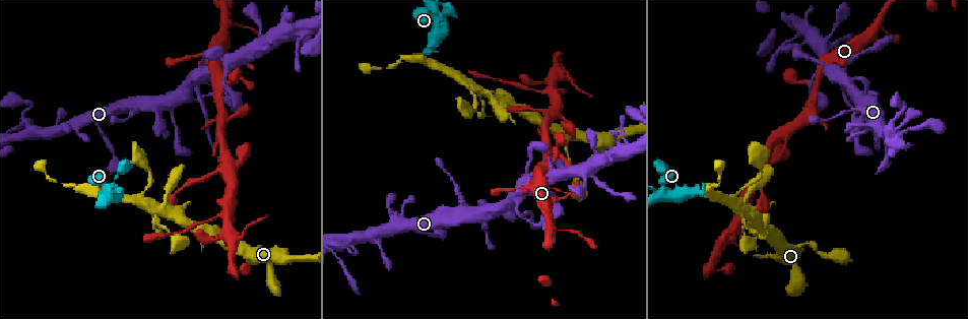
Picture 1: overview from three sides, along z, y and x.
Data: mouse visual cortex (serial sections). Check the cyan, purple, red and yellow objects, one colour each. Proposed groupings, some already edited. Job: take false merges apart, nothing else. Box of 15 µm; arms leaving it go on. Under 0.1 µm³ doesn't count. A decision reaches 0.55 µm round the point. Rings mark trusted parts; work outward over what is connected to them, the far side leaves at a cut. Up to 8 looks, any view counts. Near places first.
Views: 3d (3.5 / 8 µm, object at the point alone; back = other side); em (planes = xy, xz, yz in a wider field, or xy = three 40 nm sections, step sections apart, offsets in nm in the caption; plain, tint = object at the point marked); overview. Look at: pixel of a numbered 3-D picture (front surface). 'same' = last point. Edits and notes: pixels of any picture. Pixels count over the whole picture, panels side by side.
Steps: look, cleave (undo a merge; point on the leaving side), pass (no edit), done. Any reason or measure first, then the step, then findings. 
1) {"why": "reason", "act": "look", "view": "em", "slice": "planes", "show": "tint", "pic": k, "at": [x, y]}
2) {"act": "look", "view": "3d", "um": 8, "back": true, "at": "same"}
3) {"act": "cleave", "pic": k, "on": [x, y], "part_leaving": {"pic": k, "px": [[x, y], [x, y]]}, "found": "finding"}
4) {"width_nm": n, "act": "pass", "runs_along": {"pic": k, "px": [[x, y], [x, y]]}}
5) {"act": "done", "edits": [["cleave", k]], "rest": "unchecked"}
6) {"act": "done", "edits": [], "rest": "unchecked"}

{"why": "thin arm on a thick one", "act": "look", "view": "3d", "um": 3.5, "pic": 1, "at": [226, 214]}

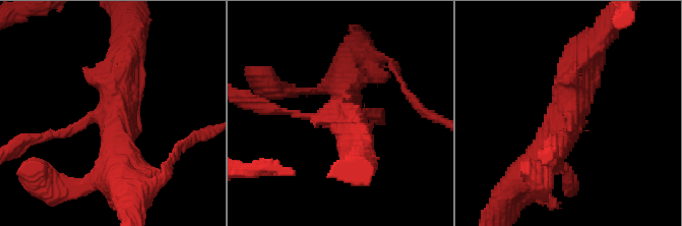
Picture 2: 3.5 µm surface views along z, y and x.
{"arms": 3, "arm_widths_nm": [100, 400, 500], "act": "look", "view": "em", "slice": "planes", "show": "plain", "pic": 2, "at": [569, 114]}

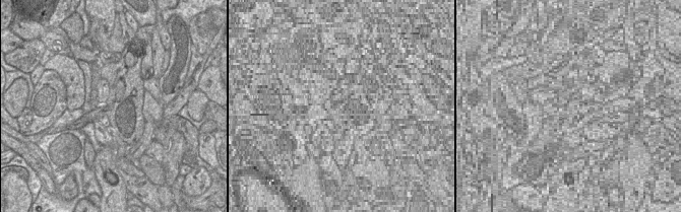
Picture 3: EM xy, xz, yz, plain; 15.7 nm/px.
{"why": "where the object lies", "act": "look", "view": "em", "slice": "planes", "show": "tint", "at": "same"}

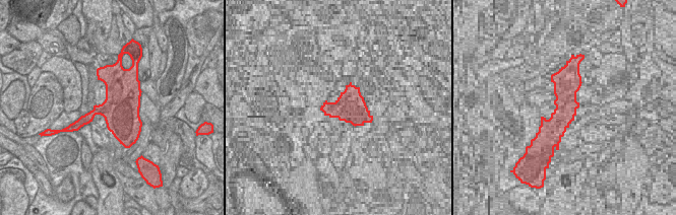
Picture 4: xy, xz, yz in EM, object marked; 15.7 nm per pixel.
{"act": "pass", "found": "all the same cell"}

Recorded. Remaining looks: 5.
{"why": "side arm on a straight run", "act": "look", "view": "3d", "um": 3.5, "pic": 1, "at": [242, 247]}

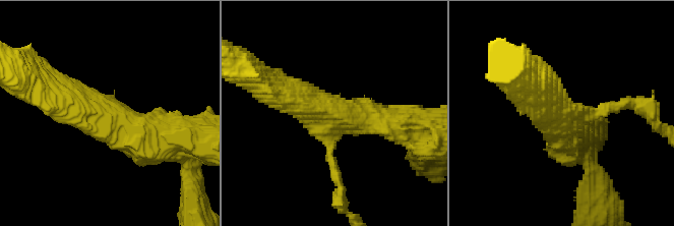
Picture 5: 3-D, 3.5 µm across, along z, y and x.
{"arms": 3, "arm_widths_nm": [200, 450, 450], "act": "look", "view": "em", "slice": "xy", "step": 2, "show": "tint", "pic": 5, "at": [582, 114]}

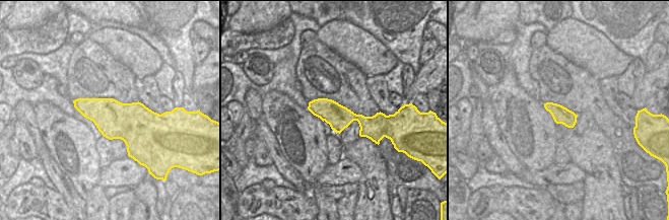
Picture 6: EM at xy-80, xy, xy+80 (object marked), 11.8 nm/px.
{"act": "pass", "runs_along": {"pic": 6, "px": [[311, 104], [337, 117], [378, 120]]}, "found": "one cell here"}

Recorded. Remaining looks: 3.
{"why": "narrows sharply", "act": "look", "view": "3d", "um": 3.5, "pic": 1, "at": [733, 200]}

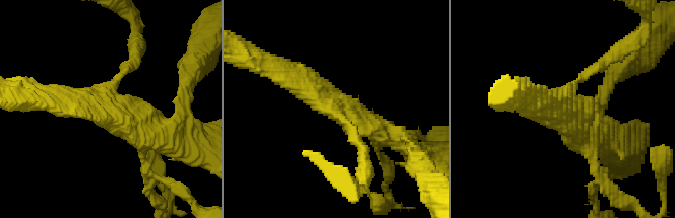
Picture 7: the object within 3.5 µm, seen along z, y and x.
{"arm_widths_nm": [150, 300, 350], "act": "pass", "runs_along": {"pic": 7, "px": [[384, 133], [275, 68]]}, "found": "one cell here"}

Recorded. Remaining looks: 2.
{"act": "done", "edits": [], "rest": "unchecked"}

